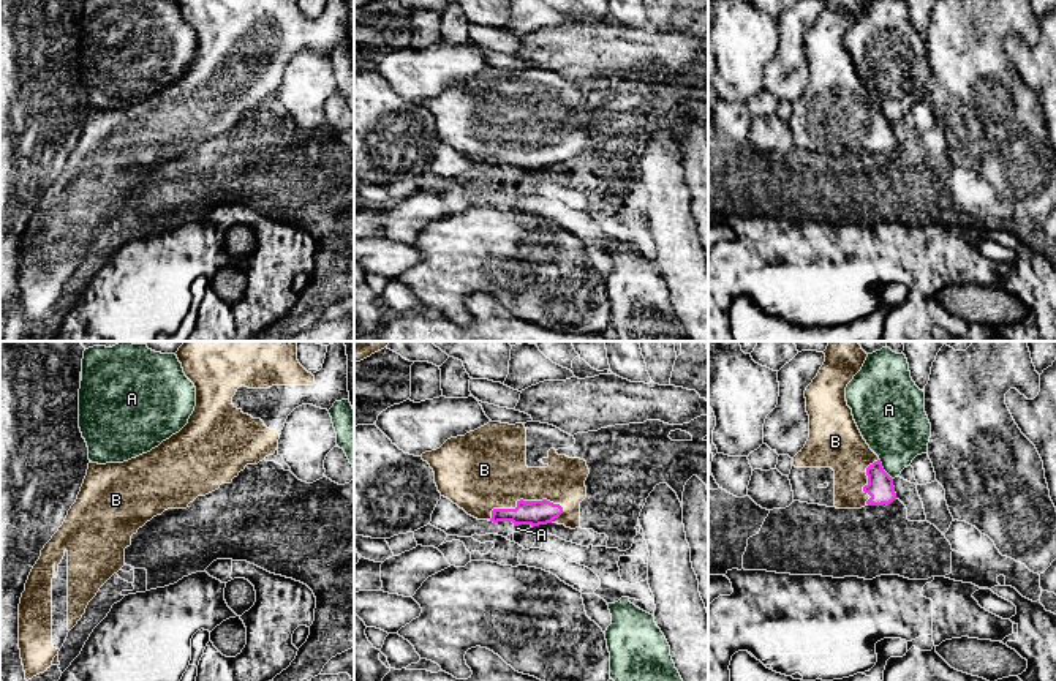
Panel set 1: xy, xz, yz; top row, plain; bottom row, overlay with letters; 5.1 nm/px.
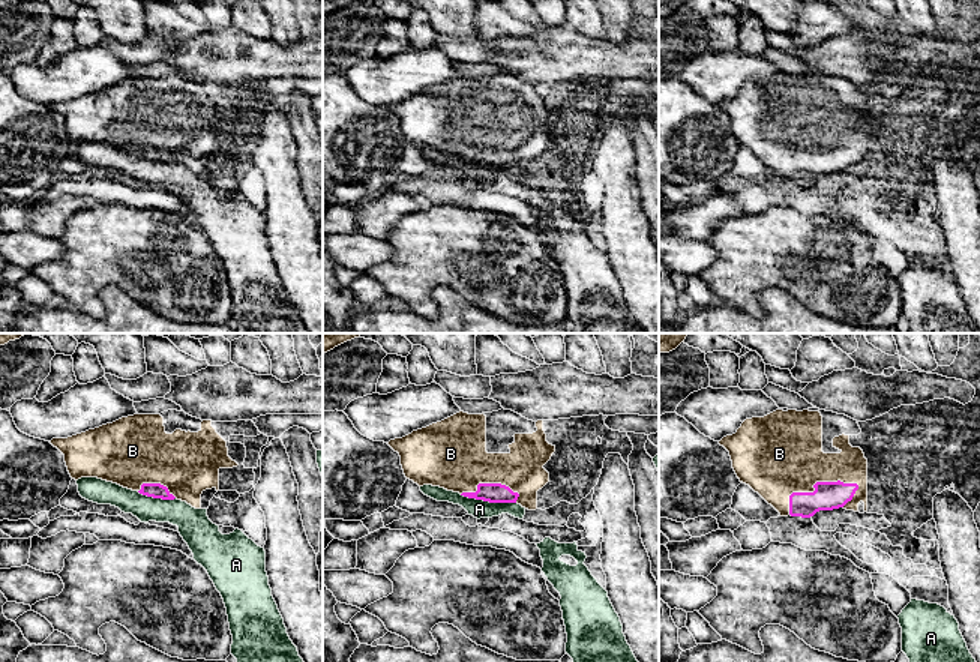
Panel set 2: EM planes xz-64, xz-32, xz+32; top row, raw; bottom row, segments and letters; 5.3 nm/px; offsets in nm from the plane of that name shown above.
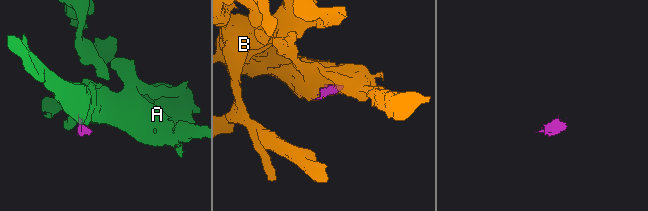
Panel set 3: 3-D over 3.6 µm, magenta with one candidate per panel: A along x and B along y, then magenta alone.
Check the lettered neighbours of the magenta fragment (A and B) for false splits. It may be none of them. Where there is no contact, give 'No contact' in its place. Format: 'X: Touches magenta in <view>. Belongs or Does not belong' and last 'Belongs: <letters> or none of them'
A: Touches magenta in yz. Does not belong
B: Touches magenta in xz. Belongs
Belongs: B

